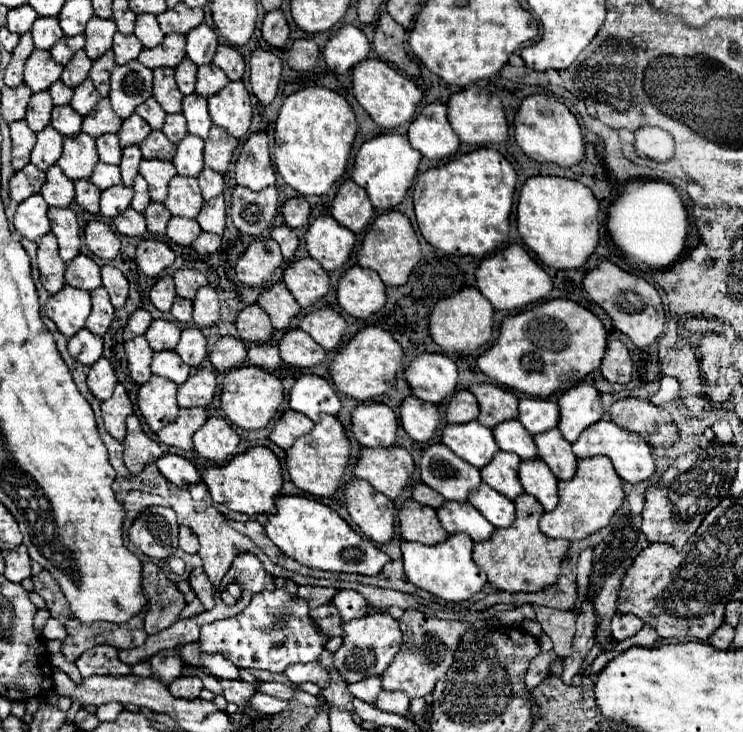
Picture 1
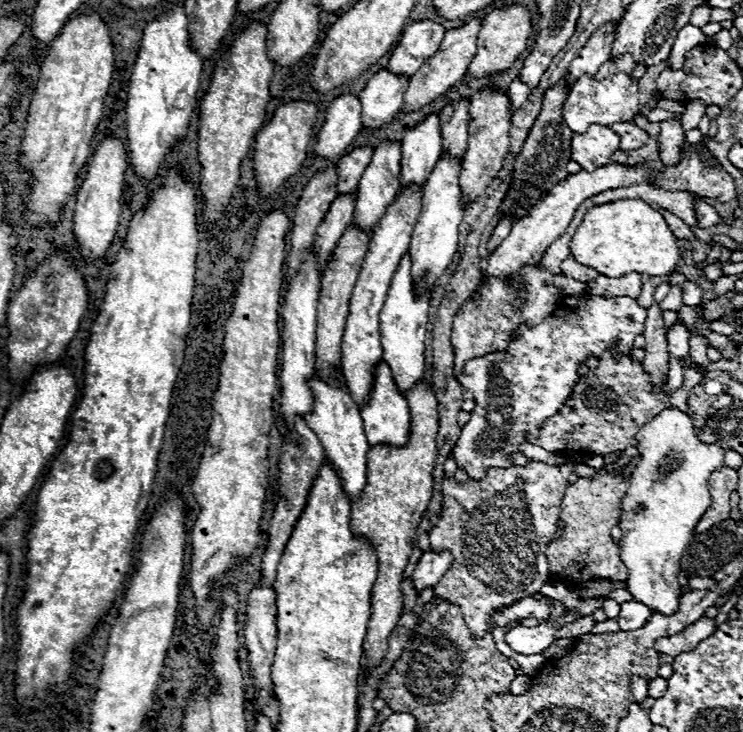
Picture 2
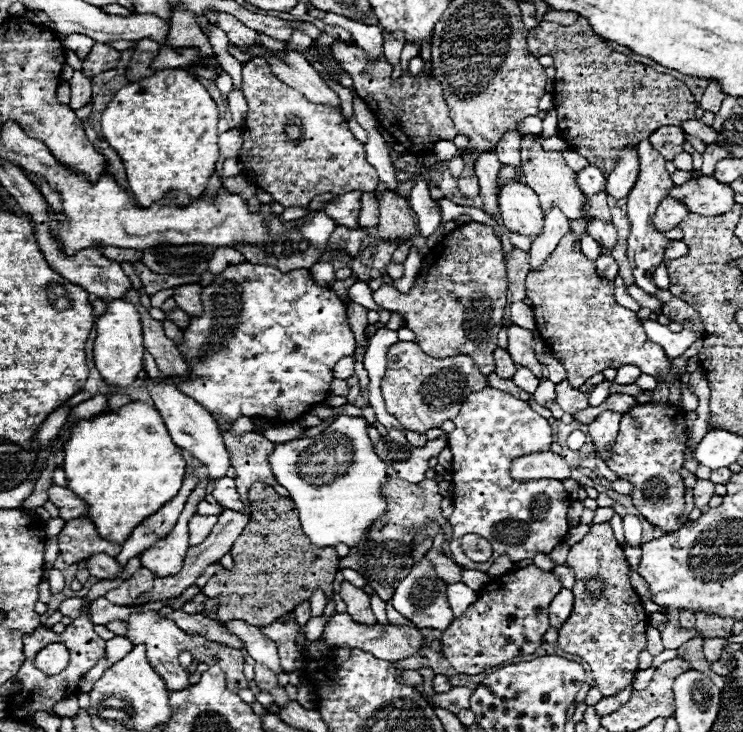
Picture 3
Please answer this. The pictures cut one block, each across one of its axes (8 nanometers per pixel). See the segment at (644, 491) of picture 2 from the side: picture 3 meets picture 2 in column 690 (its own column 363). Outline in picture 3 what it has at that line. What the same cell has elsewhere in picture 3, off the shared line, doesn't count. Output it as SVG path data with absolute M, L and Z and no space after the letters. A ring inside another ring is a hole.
M338 416L334 424L316 438L300 438L274 444L268 462L276 480L290 492L290 498L298 508L304 534L316 546L336 546L342 542L352 548L366 538L370 524L386 512L386 500L380 494L380 486L386 482L386 464L372 450L364 418Z

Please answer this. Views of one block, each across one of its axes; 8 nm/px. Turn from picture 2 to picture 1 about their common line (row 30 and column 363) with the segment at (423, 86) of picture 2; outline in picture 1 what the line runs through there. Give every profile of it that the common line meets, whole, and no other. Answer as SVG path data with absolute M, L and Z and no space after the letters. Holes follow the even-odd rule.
M400 446L362 448L354 464L356 478L368 480L376 490L392 500L400 498L412 472L414 460L410 452Z

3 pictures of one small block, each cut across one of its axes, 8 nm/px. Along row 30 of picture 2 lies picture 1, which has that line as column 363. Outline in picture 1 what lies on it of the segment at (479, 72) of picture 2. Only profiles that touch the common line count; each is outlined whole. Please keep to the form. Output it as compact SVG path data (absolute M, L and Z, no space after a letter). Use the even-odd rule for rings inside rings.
M352 478L344 484L346 508L354 524L374 542L388 542L394 532L394 502L382 492L376 492L372 484L360 478Z

